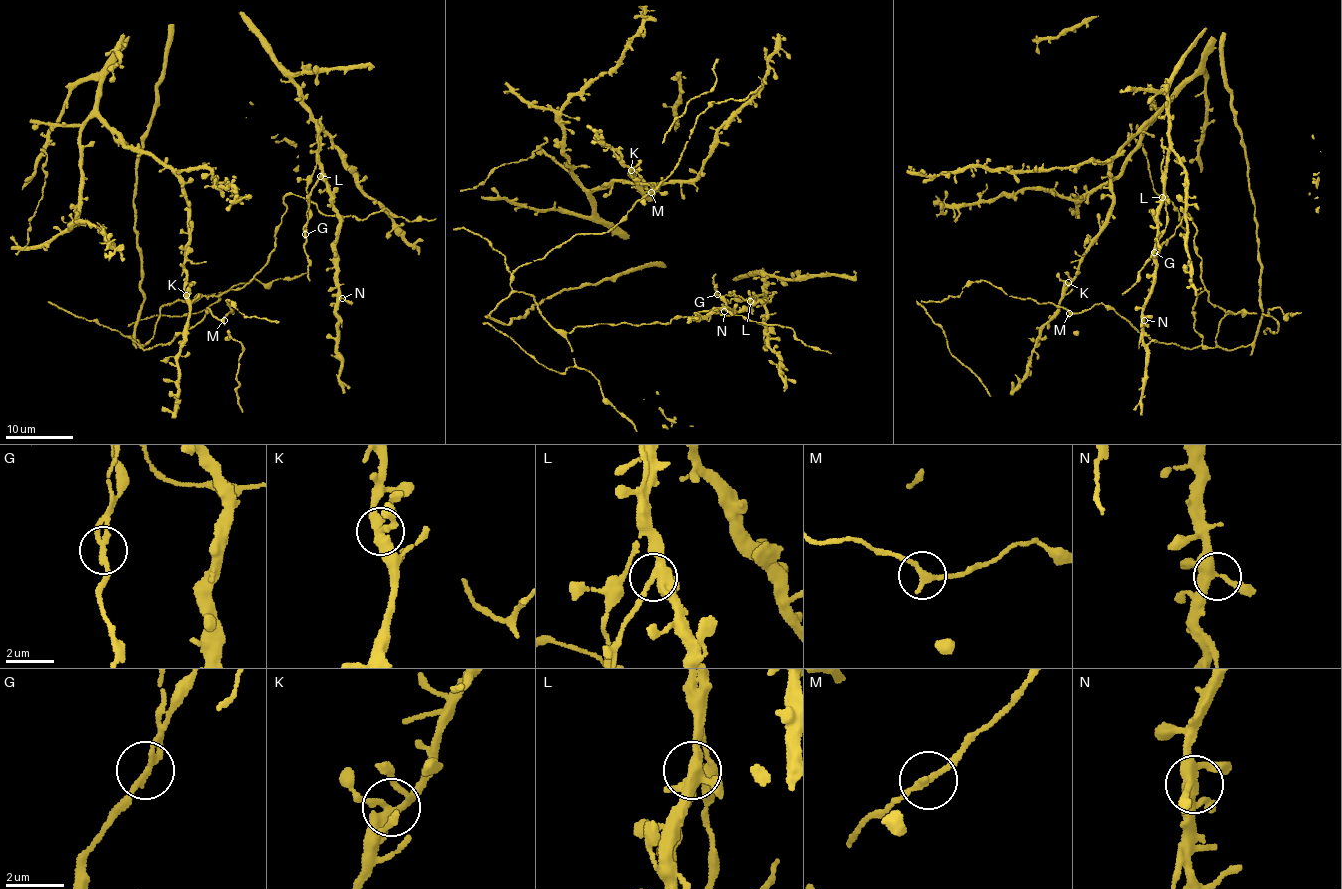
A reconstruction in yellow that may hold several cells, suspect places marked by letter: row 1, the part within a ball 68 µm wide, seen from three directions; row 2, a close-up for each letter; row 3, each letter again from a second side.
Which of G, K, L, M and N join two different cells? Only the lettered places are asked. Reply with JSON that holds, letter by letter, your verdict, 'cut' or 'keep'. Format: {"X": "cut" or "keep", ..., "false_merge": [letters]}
{"G": "cut", "K": "keep", "L": "cut", "M": "keep", "N": "keep", "false_merge": ["G", "L"]}

